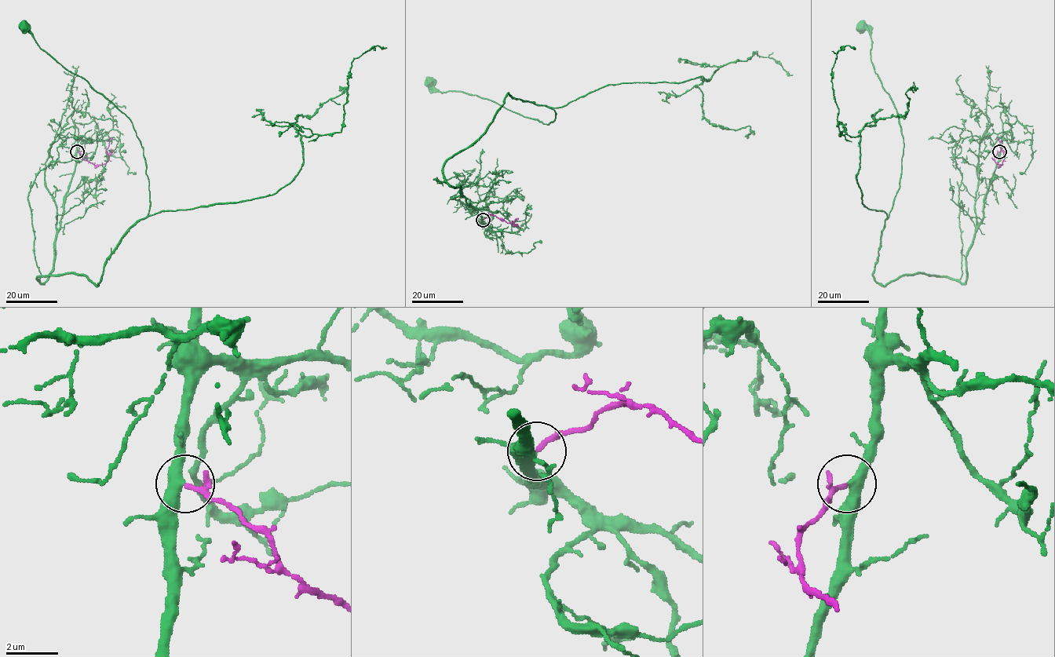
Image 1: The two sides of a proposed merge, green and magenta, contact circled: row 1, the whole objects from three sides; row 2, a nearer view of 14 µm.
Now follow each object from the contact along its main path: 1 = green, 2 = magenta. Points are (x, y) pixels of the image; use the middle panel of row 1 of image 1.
1: (483, 220), (460, 187), (447, 182), (443, 163), (479, 138), (508, 93), (556, 113), (544, 124), (430, 83)
2: (483, 220), (493, 214), (513, 224), (512, 222), (518, 217)

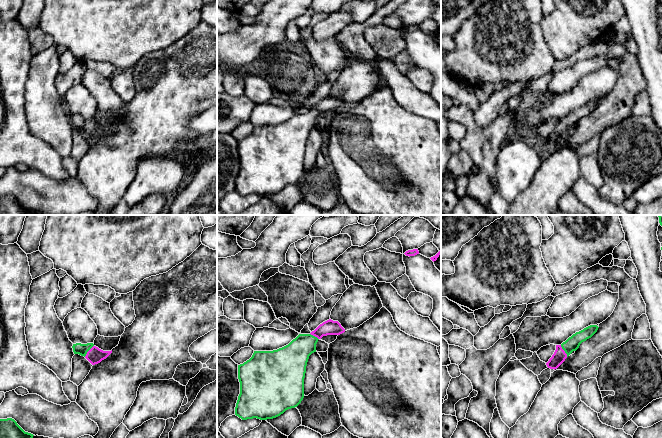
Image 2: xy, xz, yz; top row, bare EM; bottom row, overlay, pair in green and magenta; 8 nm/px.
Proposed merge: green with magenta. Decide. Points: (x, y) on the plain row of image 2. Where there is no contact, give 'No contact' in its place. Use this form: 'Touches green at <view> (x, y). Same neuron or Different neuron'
Touches green at yz (564, 126). Same neuron

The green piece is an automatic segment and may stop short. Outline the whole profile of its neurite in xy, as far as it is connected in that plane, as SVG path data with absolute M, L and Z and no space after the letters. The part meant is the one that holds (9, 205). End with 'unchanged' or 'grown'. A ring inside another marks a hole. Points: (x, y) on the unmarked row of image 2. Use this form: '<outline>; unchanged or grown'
M0 195L0 215L32 215L33 212L25 208L14 195Z; unchanged

